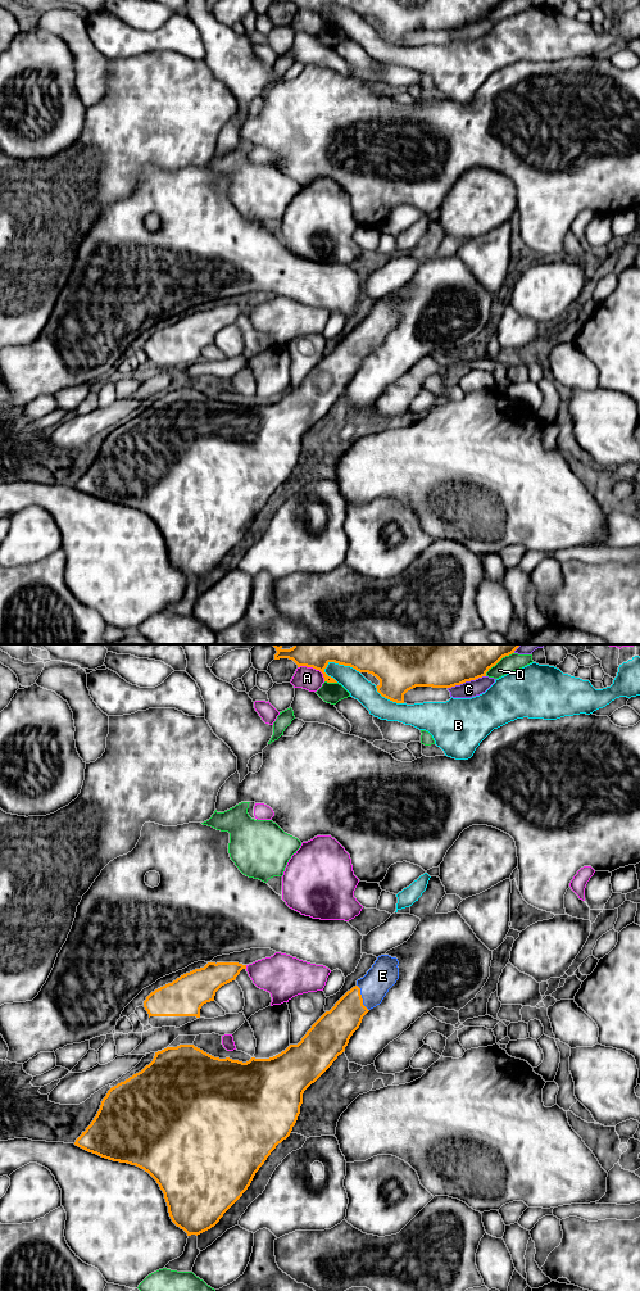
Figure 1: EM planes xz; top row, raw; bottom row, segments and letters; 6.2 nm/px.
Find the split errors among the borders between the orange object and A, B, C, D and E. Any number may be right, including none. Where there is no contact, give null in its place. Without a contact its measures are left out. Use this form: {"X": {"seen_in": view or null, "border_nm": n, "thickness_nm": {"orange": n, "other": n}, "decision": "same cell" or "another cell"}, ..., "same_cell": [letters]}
{"A": {"seen_in": "xz", "border_nm": 200, "thickness_nm": {"orange": 280, "other": 140}, "decision": "another cell"}, "B": {"seen_in": "xz", "border_nm": 240, "thickness_nm": {"orange": 360, "other": 140}, "decision": "another cell"}, "C": {"seen_in": "xz", "border_nm": 260, "thickness_nm": {"orange": 500, "other": 110}, "decision": "another cell"}, "D": {"seen_in": "xz", "border_nm": 80, "thickness_nm": {"orange": 280, "other": 130}, "decision": "another cell"}, "E": {"seen_in": "xz", "border_nm": 180, "thickness_nm": {"orange": 220, "other": 180}, "decision": "same cell"}, "same_cell": ["E"]}

